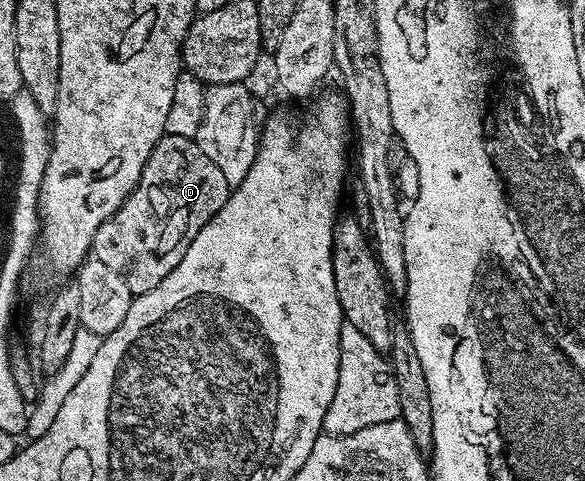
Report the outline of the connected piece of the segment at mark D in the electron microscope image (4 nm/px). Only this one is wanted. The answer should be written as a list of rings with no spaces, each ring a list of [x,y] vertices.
[[[162,135],[161,140],[151,149],[151,157],[147,165],[143,165],[143,173],[135,185],[135,189],[123,201],[123,205],[103,225],[99,225],[99,233],[95,233],[91,248],[92,258],[103,261],[103,265],[108,265],[123,281],[127,281],[127,289],[131,289],[133,296],[139,296],[155,289],[179,261],[183,261],[183,253],[195,241],[199,229],[223,209],[223,205],[229,199],[231,188],[227,177],[223,177],[223,172],[219,170],[219,165],[199,149],[196,138],[175,137],[174,135]]]

